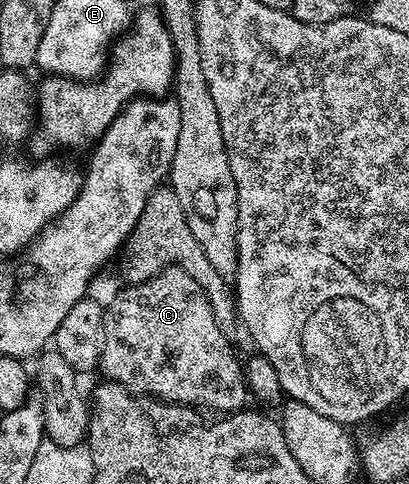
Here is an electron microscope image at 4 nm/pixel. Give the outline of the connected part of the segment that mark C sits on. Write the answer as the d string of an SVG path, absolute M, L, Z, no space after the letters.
M165 268L155 278L124 289L117 301L105 309L100 375L122 384L138 396L153 396L171 404L188 406L194 410L210 408L213 414L228 414L246 407L247 389L242 361L237 361L234 345L219 330L207 294L181 268Z

